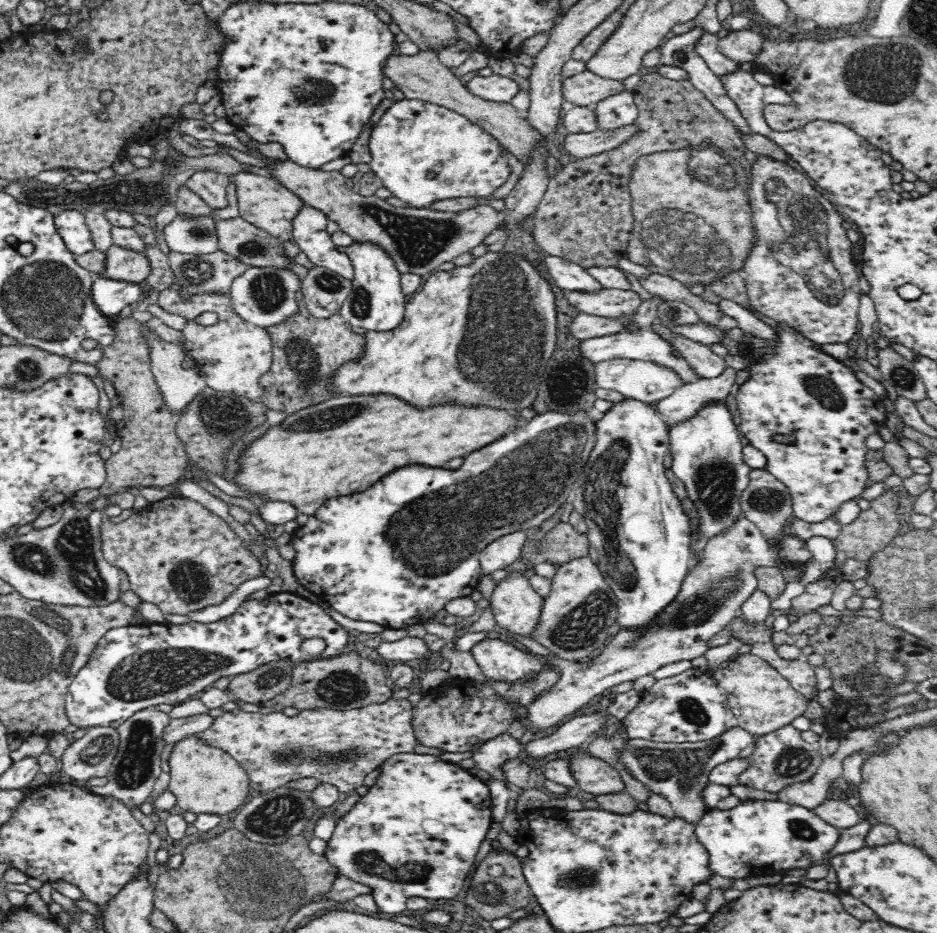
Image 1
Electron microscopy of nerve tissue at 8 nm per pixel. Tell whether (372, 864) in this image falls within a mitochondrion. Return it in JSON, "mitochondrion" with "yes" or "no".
{"mitochondrion":"yes"}

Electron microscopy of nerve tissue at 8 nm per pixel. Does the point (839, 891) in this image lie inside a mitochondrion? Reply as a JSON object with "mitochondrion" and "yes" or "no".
{"mitochondrion":"no"}

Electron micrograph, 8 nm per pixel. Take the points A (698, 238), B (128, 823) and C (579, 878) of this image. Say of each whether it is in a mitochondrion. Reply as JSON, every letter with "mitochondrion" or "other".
{"A":"mitochondrion","B":"other","C":"mitochondrion"}

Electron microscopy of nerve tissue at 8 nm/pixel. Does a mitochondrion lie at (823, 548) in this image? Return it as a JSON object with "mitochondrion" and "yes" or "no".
{"mitochondrion":"no"}

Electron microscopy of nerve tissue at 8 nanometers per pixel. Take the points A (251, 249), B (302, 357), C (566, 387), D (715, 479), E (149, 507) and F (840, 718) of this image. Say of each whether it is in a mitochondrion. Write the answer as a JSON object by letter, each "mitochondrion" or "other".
{"A":"mitochondrion","B":"mitochondrion","C":"mitochondrion","D":"mitochondrion","E":"other","F":"other"}

